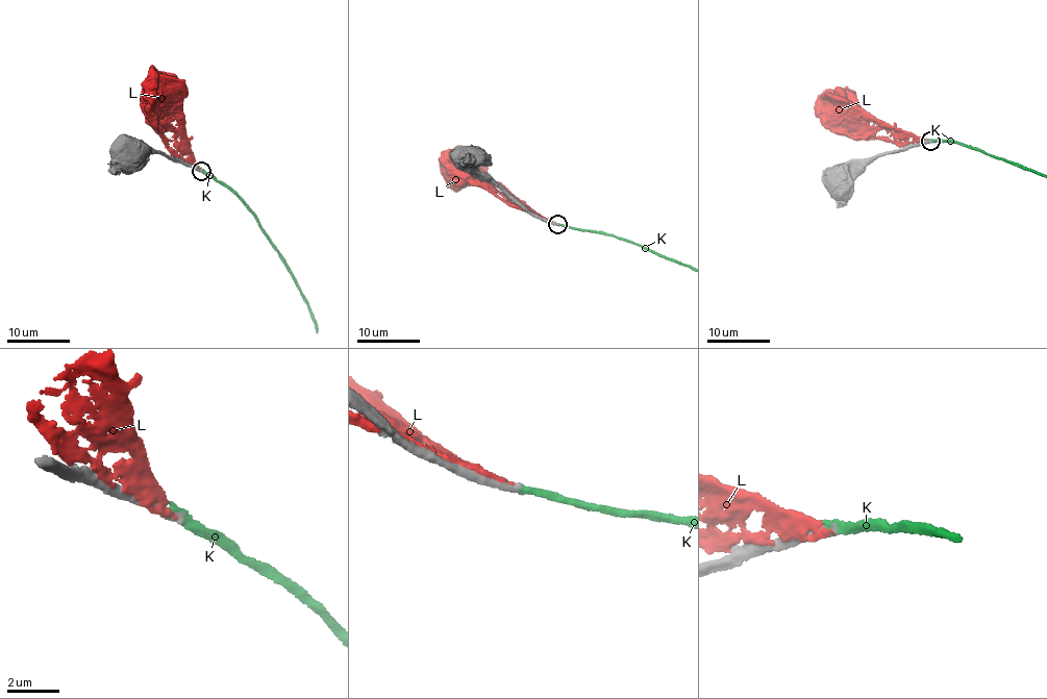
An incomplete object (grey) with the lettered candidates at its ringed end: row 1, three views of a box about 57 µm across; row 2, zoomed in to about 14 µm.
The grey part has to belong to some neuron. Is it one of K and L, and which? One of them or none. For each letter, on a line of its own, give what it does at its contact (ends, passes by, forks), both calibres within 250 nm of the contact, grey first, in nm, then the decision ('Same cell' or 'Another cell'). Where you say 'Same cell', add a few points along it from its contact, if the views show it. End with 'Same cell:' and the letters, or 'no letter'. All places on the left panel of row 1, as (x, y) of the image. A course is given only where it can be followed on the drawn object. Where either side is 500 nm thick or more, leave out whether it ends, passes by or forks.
K: It ends there. Thickness 360 nm (grey) against 340 nm. Same cell
L: It passes by. Thickness 380 nm (grey) against 400 nm. Another cell
Same cell: K

